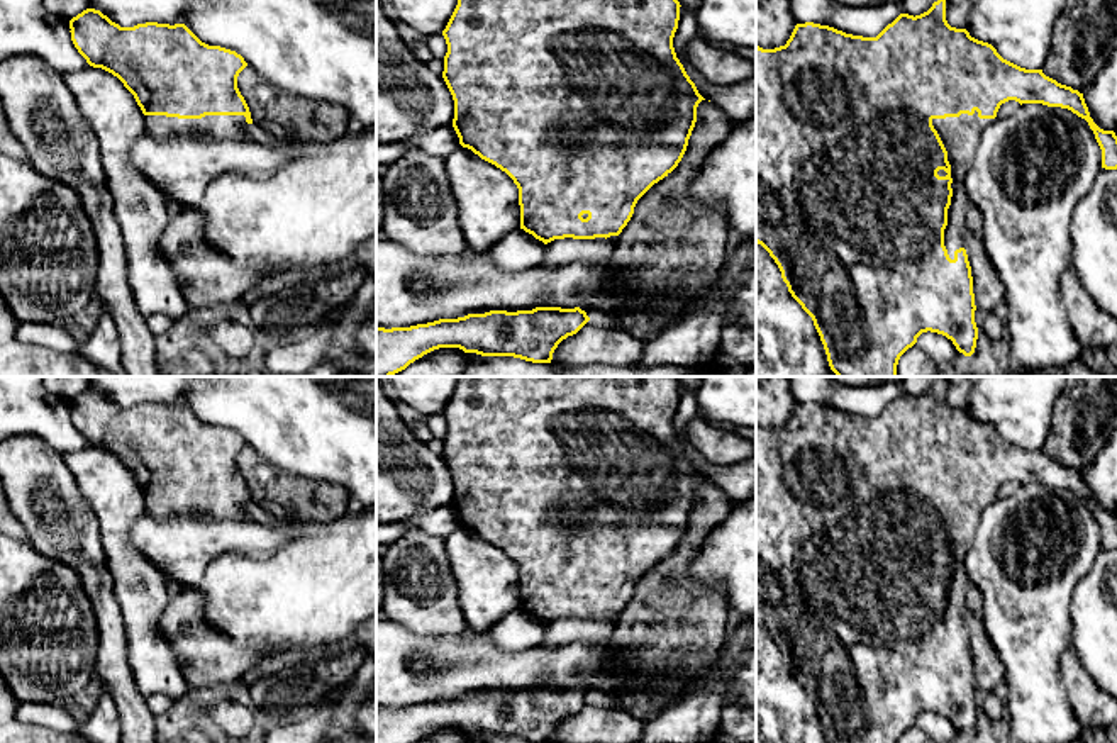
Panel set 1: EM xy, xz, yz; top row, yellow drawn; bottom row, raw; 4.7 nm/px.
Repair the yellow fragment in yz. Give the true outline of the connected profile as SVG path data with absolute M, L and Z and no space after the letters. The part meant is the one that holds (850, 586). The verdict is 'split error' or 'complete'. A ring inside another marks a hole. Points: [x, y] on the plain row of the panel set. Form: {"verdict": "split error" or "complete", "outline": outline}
{"verdict": "split error", "outline": "M941 377L937 382L932 383L932 387L920 394L920 395L909 395L900 394L892 404L888 404L876 417L863 417L863 416L853 416L846 414L842 411L837 411L829 405L820 405L814 402L797 404L790 419L785 426L775 427L775 429L763 429L756 424L756 623L761 624L770 636L775 640L781 651L781 658L788 667L788 672L792 677L802 685L802 689L812 697L814 706L820 716L820 721L824 724L827 741L829 743L898 743L900 736L912 728L917 723L917 718L922 712L937 712L946 716L953 721L956 729L963 733L964 736L971 736L976 728L978 719L978 707L975 702L975 673L973 673L973 656L971 656L971 646L966 634L966 592L971 587L970 577L964 570L964 556L973 543L973 534L978 526L981 512L995 500L997 492L1002 483L1015 480L1020 485L1022 483L1042 483L1048 487L1061 487L1068 489L1078 497L1085 499L1090 506L1090 509L1095 514L1095 519L1102 529L1102 548L1105 550L1117 550L1117 516L1114 511L1103 511L1100 509L1093 499L1090 497L1088 487L1085 483L1083 473L1078 470L1073 470L1071 466L1061 465L1056 460L1046 456L1042 450L1025 450L1020 448L1007 439L1003 439L997 429L983 421L978 421L970 416L966 409L956 409L951 407L946 400L946 377Z"}

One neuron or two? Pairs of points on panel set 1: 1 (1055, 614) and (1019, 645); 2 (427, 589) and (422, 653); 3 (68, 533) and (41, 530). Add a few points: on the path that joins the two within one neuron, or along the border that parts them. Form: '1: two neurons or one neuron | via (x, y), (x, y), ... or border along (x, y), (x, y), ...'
1: one neuron | via (1046, 618), (1028, 636)
2: two neurons | border along (394, 621), (424, 635), (463, 631)
3: one neuron | via (61, 530), (48, 530)

